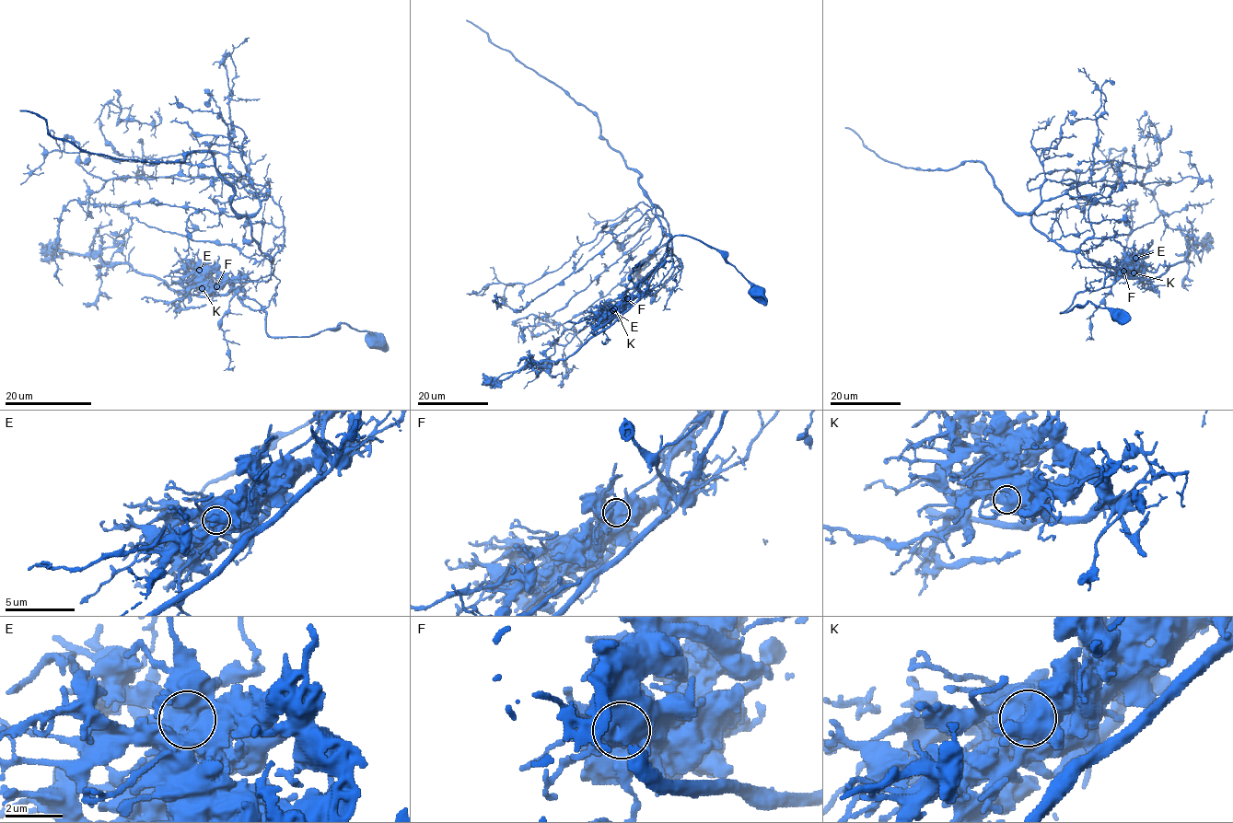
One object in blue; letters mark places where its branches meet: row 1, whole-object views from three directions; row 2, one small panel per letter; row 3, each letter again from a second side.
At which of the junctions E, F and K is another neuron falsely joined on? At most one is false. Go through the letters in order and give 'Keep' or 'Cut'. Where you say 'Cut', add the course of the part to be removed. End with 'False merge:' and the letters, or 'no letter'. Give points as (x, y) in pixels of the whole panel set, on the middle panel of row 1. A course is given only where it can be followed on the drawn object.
E: Keep
F: Cut. Course of the part to remove: (627, 298), (671, 251), (657, 206), (669, 238), (649, 260), (566, 321), (531, 333), (562, 324), (579, 345)
K: Keep
False merge: F

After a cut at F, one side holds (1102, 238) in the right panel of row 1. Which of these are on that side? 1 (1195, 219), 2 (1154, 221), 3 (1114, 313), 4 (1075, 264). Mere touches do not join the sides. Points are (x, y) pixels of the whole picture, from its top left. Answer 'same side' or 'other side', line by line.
1: other side
2: same side
3: other side
4: same side

